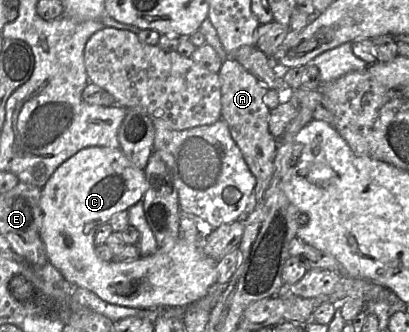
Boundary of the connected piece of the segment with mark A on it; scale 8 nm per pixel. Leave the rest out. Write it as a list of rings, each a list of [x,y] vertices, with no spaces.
[[[228,58],[223,62],[221,69],[219,70],[219,81],[221,87],[221,119],[227,124],[232,139],[239,147],[244,160],[256,179],[254,199],[257,204],[263,200],[269,186],[273,174],[273,158],[277,147],[277,139],[274,138],[268,130],[270,109],[263,100],[268,91],[268,87],[232,58]]]

